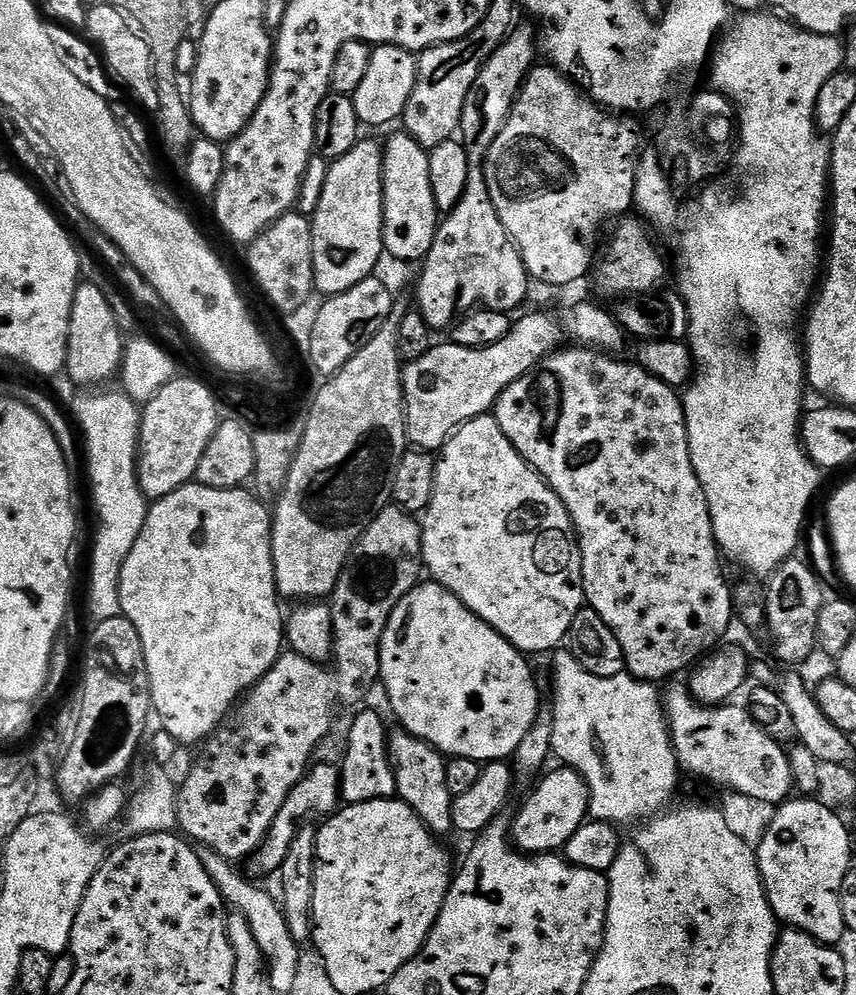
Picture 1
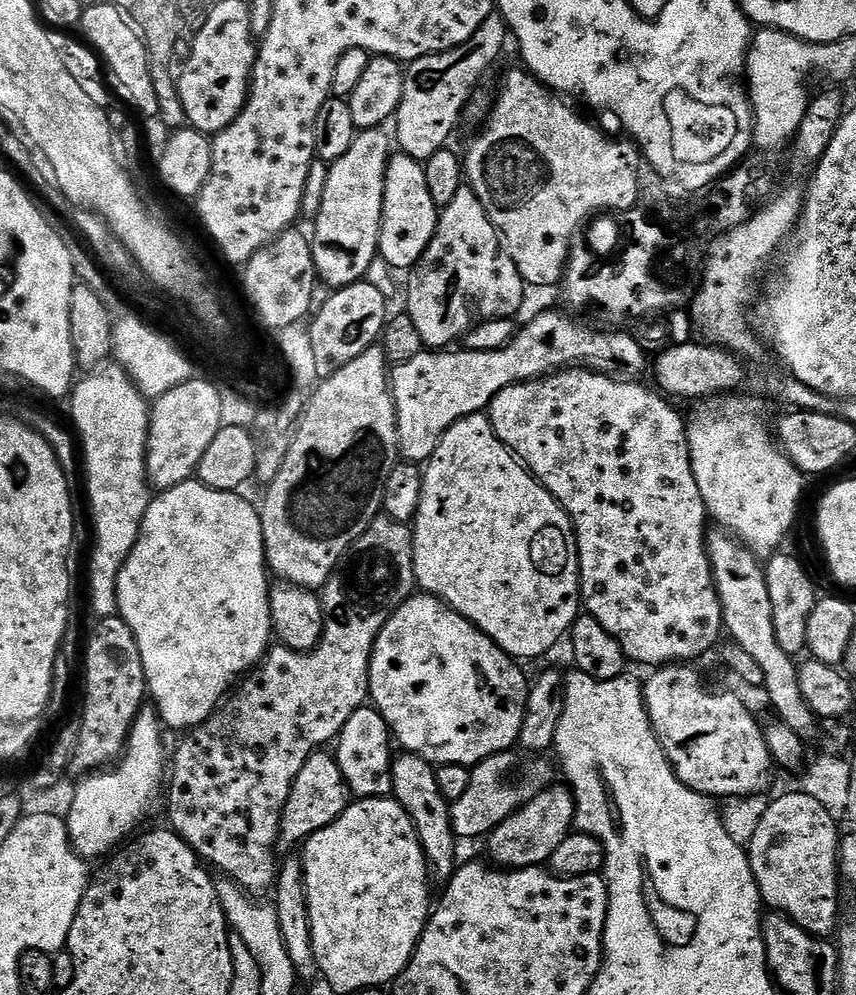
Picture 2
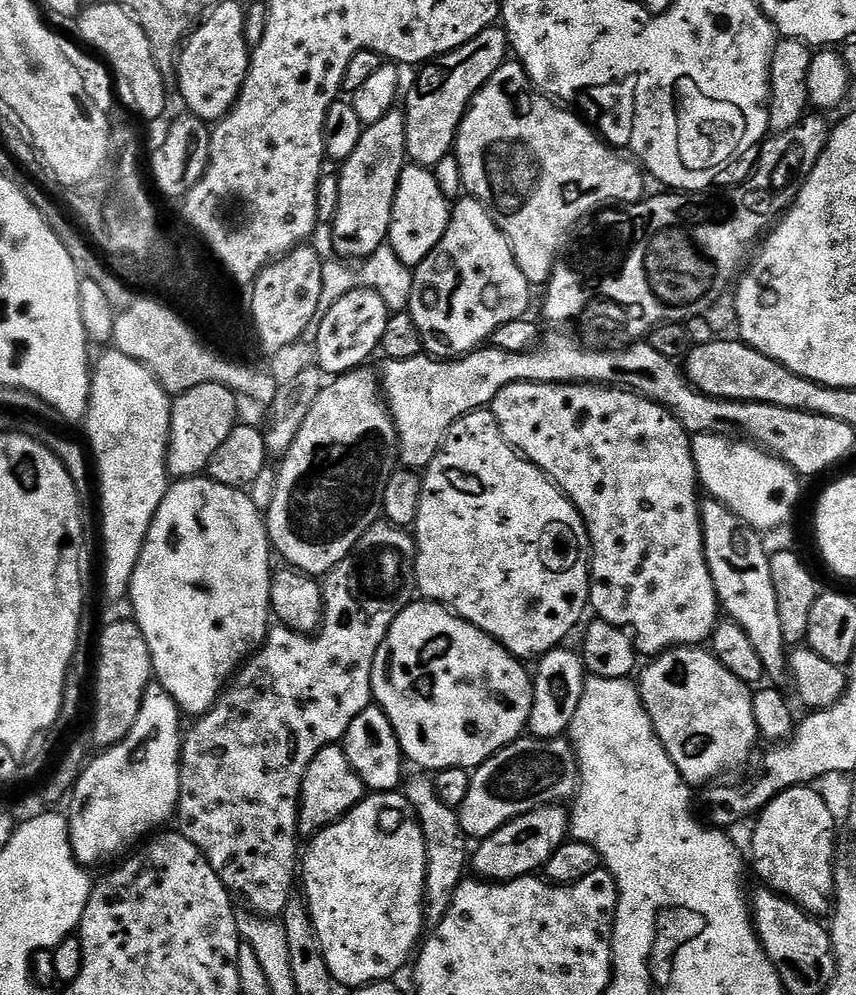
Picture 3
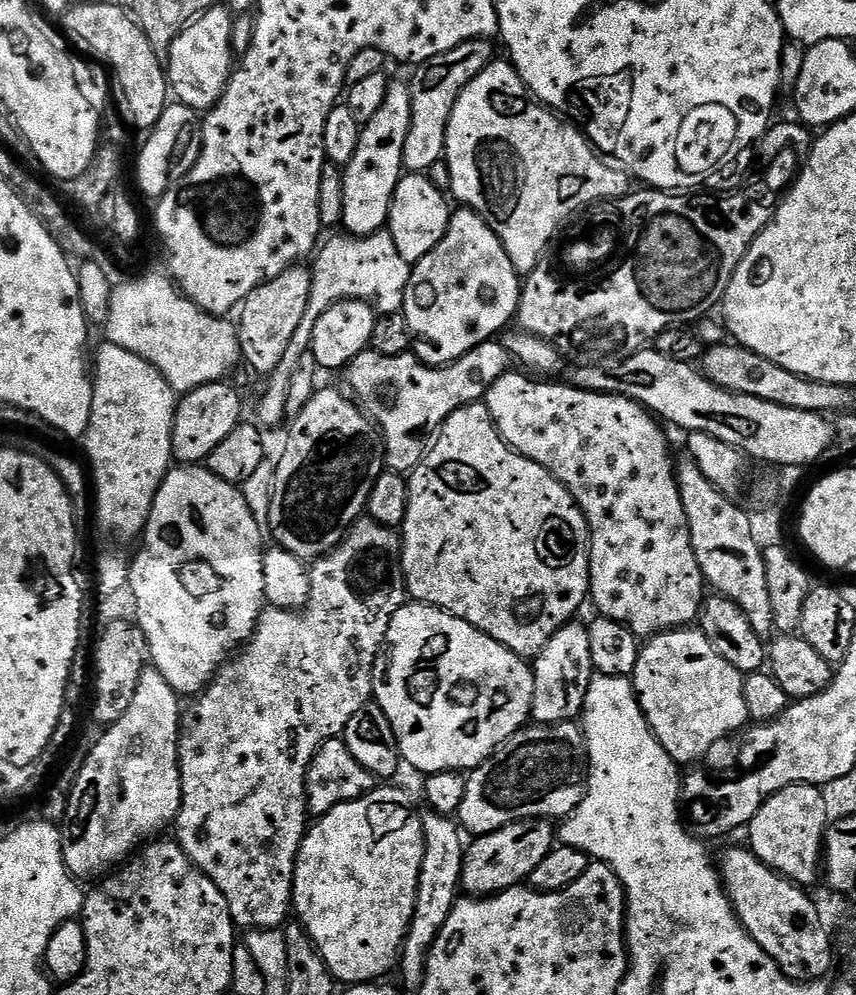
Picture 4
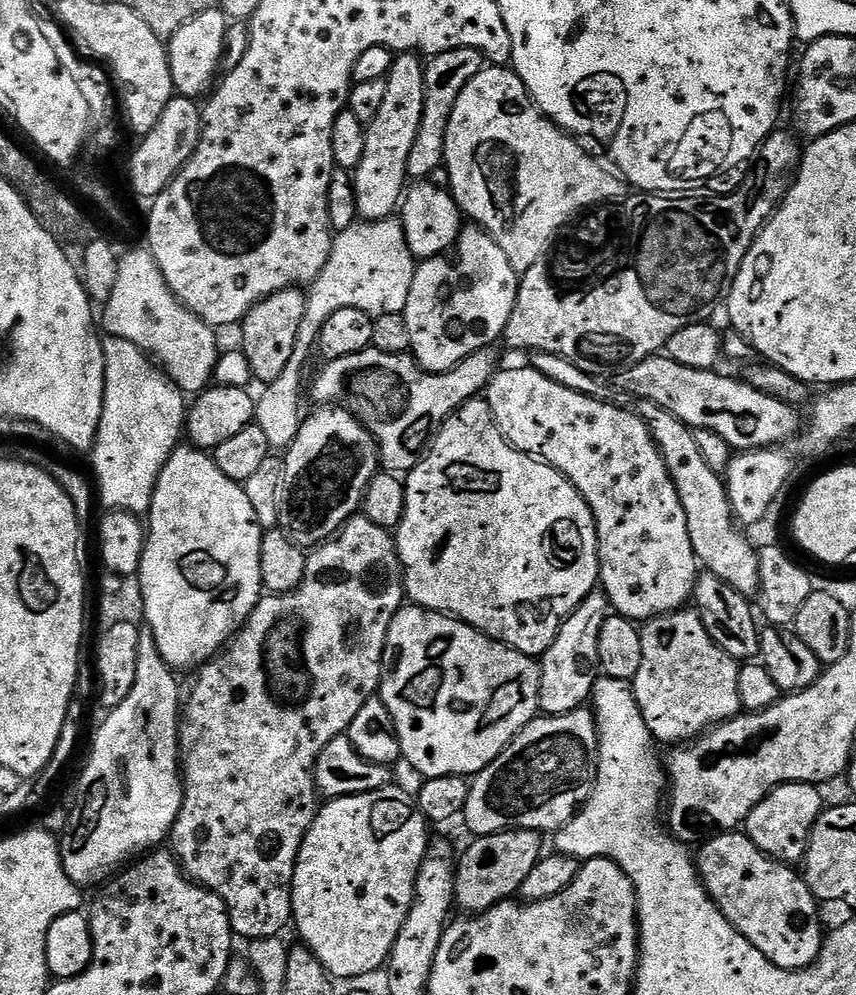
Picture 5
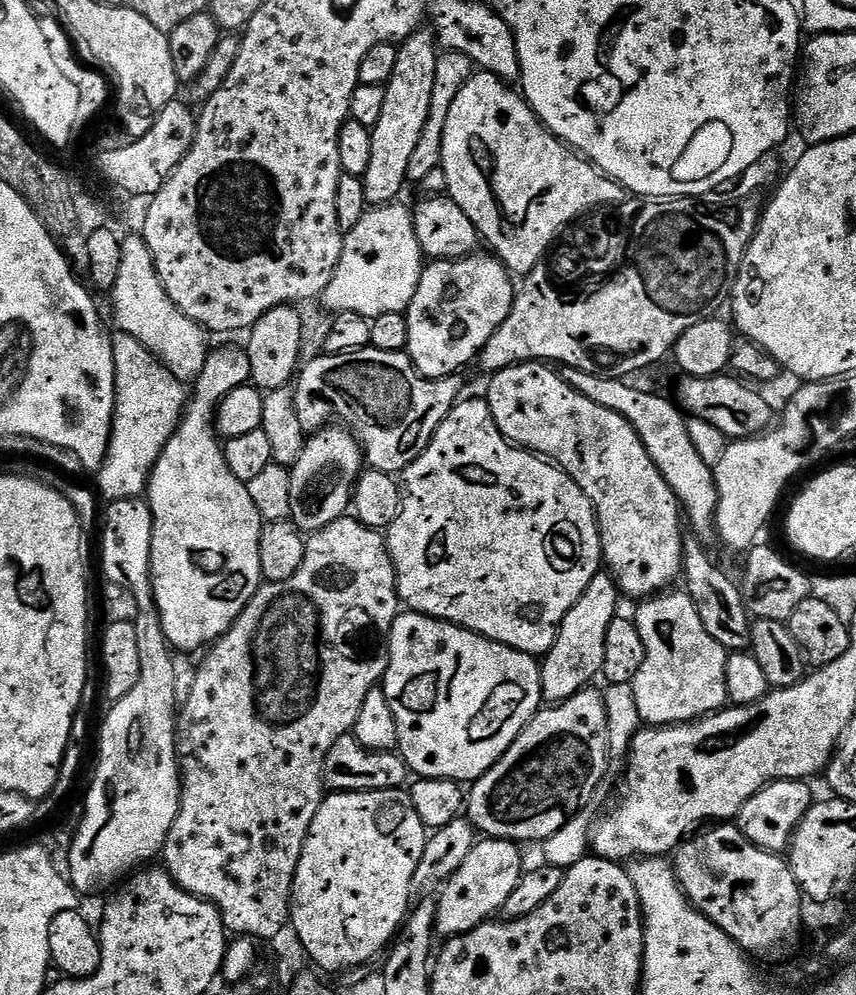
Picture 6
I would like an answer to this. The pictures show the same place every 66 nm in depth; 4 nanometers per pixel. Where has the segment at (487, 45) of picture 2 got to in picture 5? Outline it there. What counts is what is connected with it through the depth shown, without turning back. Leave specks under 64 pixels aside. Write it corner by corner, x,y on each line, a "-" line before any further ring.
459,48
446,50
442,54
431,57
424,65
424,105
422,106
422,120
418,126
418,136
410,146
408,158
408,175
413,181
420,182
431,177
434,170
441,168
444,162
444,143
446,130
450,122
450,114
454,110
454,102
458,102
458,94
485,67
484,55
478,50

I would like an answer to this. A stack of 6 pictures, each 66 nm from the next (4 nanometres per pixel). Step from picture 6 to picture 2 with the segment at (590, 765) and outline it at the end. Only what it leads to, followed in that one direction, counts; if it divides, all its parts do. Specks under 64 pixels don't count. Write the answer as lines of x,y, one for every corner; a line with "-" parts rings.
520,750
499,752
487,756
472,768
470,786
462,798
451,801
452,831
457,837
472,840
475,836
487,837
506,818
510,818
523,804
528,804
545,788
557,783
558,768
544,754
525,754

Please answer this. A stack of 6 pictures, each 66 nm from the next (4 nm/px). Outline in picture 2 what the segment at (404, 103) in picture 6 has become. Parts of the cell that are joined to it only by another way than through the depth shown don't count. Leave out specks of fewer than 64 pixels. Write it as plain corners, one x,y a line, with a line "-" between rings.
383,127
366,128
357,131
354,142
342,158
331,161
329,177
326,178
325,193
321,208
314,212
316,217
316,236
312,240
312,253
316,270
321,281
332,284
333,289
345,288
347,284
365,279
371,270
371,264
378,258
380,250
380,227
384,213
384,187
388,162
394,155
394,140
384,133

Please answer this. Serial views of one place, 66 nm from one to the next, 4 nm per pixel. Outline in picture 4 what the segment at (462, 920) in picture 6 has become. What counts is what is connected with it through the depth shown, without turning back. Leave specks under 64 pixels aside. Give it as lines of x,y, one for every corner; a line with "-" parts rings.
515,820
512,824
502,826
485,836
477,836
467,845
464,854
464,865
460,871
460,888
473,897
491,896
498,892
505,892
508,888
515,888
527,881
528,875
546,858
546,854
554,847
554,828
547,820

